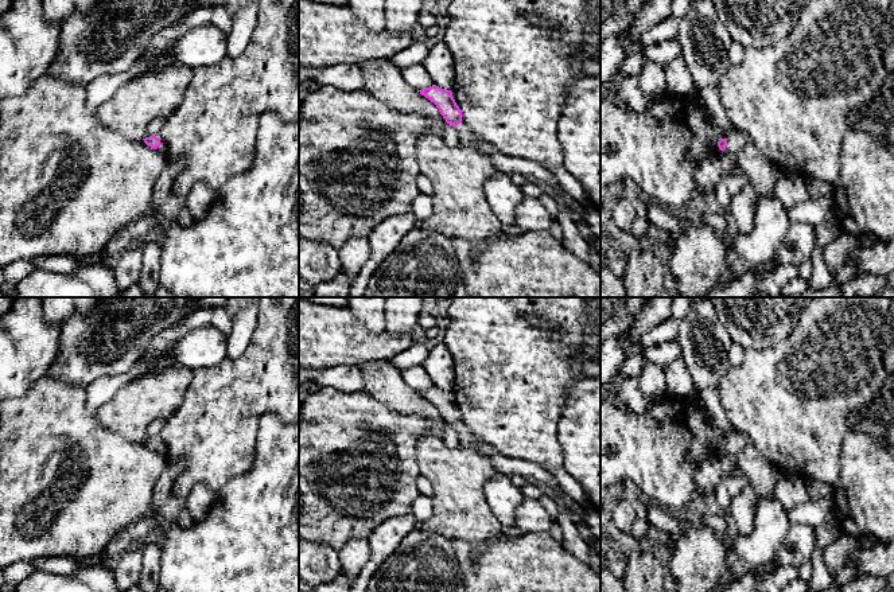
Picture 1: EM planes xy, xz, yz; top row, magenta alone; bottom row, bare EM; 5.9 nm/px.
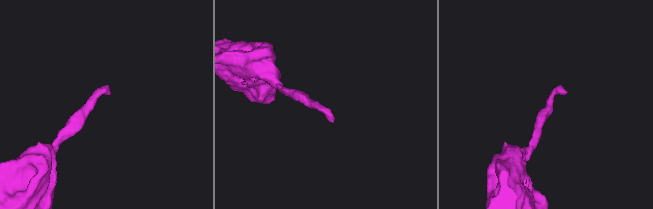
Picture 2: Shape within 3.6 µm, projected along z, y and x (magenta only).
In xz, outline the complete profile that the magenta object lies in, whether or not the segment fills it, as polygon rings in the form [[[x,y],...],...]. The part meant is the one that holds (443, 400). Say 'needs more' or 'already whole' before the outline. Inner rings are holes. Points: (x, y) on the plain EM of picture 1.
needs more | [[[436,386],[419,392],[421,397],[428,400],[431,404],[436,406],[440,416],[446,421],[447,425],[455,428],[458,433],[458,439],[460,447],[475,449],[479,453],[493,457],[493,466],[502,475],[520,475],[524,478],[536,479],[544,484],[557,488],[557,482],[555,476],[541,466],[536,463],[530,463],[526,460],[516,460],[509,459],[502,455],[498,455],[497,451],[482,441],[479,441],[463,424],[462,424],[462,413],[456,406],[452,393],[442,390]]]

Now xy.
needs more | [[[160,436],[145,439],[144,444],[148,448],[151,448],[151,449],[156,451],[158,453],[163,455],[164,457],[168,456],[168,448],[167,448],[167,445],[164,444],[164,441],[162,440]]]

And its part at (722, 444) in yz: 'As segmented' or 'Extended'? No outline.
Extended

